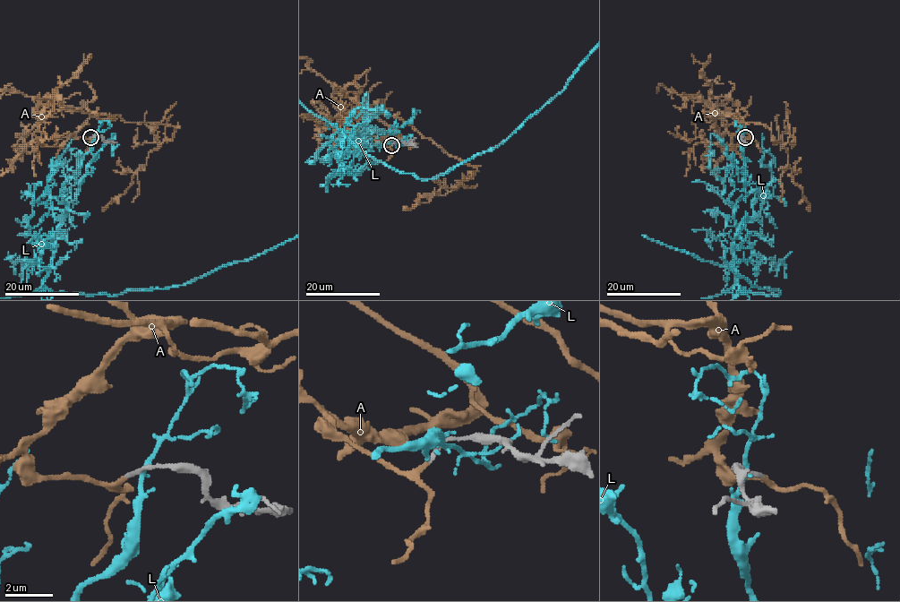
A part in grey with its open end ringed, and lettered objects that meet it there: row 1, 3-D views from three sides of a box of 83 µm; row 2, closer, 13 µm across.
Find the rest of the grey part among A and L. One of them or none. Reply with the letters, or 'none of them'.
A

